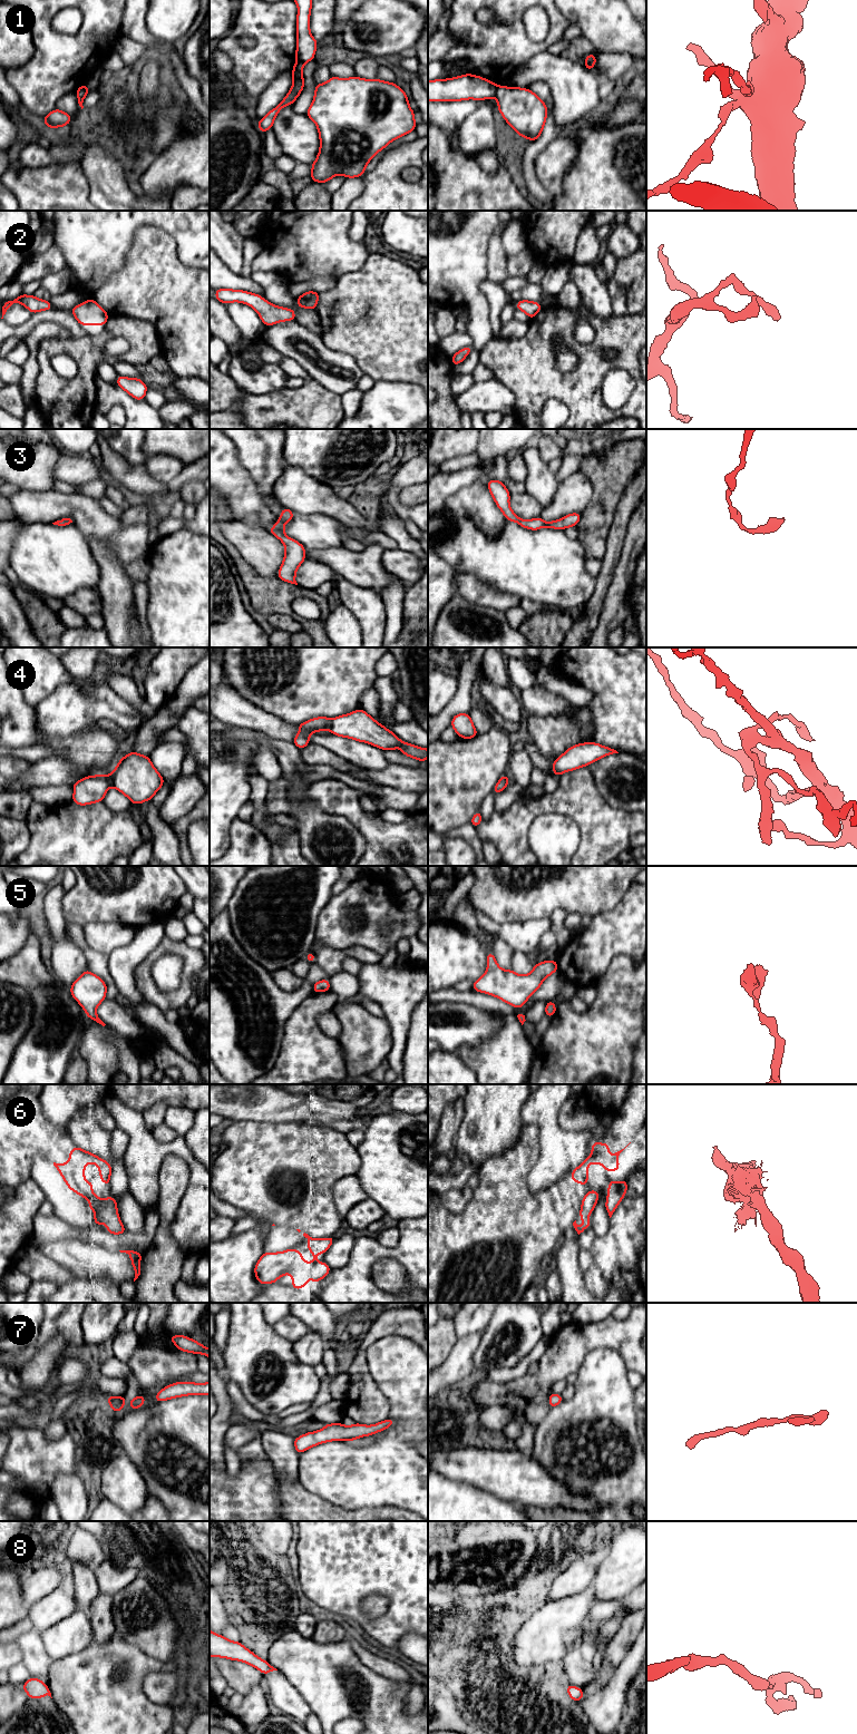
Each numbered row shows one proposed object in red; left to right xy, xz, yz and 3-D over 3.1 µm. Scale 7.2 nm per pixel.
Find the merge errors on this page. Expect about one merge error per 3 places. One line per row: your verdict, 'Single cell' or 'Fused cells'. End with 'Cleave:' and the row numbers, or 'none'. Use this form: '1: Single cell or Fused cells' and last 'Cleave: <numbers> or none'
1: Fused cells
2: Single cell
3: Single cell
4: Fused cells
5: Single cell
6: Single cell
7: Single cell
8: Single cell
Cleave: 1, 4

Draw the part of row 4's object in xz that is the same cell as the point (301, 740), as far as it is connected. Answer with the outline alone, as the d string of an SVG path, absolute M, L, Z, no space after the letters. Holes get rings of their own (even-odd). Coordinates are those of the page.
M318 717L296 725L300 729L300 732L294 737L293 743L299 749L305 748L311 743L309 736L318 731L328 730L330 723L331 719L327 717Z

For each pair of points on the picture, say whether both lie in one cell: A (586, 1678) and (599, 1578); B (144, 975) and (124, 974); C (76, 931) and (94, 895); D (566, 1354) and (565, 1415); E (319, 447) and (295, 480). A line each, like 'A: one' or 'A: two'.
A: two
B: two
C: two
D: two
E: two

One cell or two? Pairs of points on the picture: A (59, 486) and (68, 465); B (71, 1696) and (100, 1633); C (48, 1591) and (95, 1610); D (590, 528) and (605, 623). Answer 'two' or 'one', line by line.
A: two
B: two
C: one
D: two

